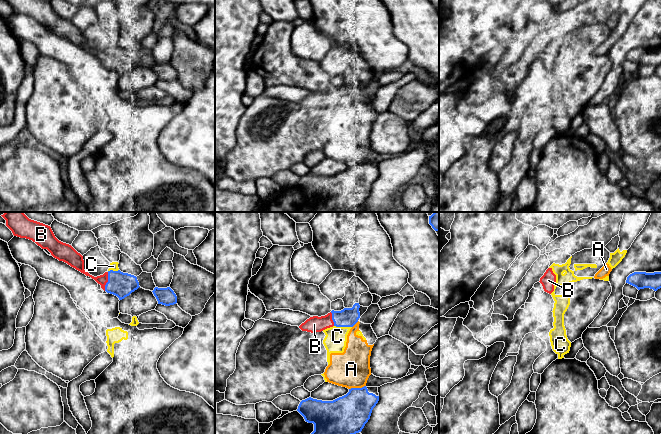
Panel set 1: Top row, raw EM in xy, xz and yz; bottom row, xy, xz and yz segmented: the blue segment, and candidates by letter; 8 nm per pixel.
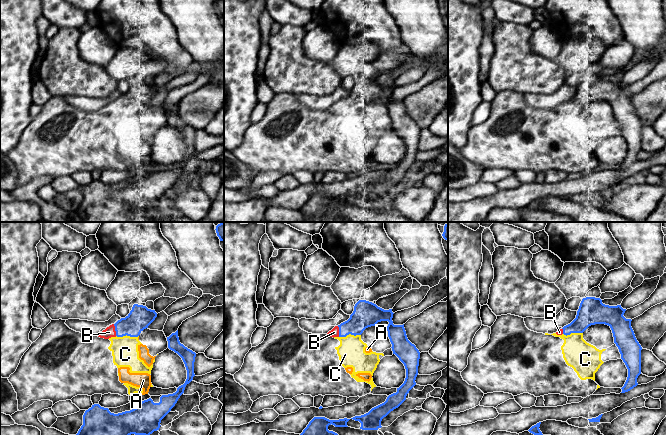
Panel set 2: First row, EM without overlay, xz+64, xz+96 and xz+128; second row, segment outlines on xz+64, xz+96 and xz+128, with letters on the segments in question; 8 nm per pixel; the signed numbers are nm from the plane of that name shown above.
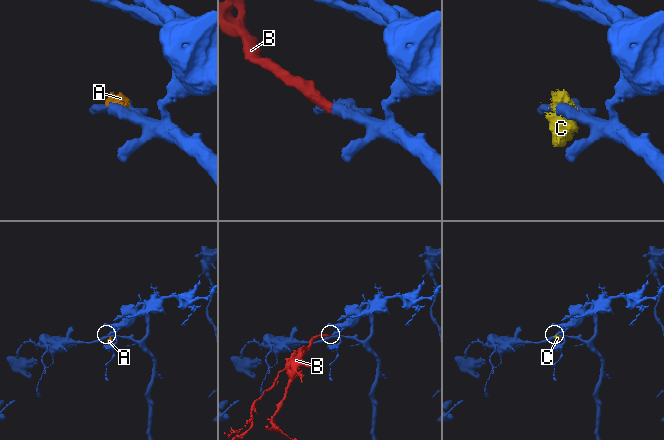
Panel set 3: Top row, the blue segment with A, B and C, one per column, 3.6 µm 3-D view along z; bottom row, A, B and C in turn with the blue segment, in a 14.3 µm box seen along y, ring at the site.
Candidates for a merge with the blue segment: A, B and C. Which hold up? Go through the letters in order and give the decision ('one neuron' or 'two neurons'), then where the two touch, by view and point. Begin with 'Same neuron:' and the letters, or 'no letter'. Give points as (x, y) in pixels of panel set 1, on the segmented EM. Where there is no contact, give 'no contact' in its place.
Same neuron: B
A: two neurons; meets blue in xz at (357, 388)
B: one neuron; meets blue in xy at (108, 281)
C: two neurons; meets blue in xz at (343, 326)

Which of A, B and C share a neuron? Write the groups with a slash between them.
A C / B

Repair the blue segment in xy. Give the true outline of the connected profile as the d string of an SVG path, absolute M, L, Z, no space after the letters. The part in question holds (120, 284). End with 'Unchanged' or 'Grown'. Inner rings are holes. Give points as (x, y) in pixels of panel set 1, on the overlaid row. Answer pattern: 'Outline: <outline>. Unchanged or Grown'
Outline: M5 212L1 216L14 236L32 240L42 249L47 249L54 258L91 277L104 291L117 296L119 300L140 287L136 276L120 270L110 270L97 277L90 275L84 270L84 260L80 253L71 245L59 241L50 226L29 219L23 212Z. Grown

